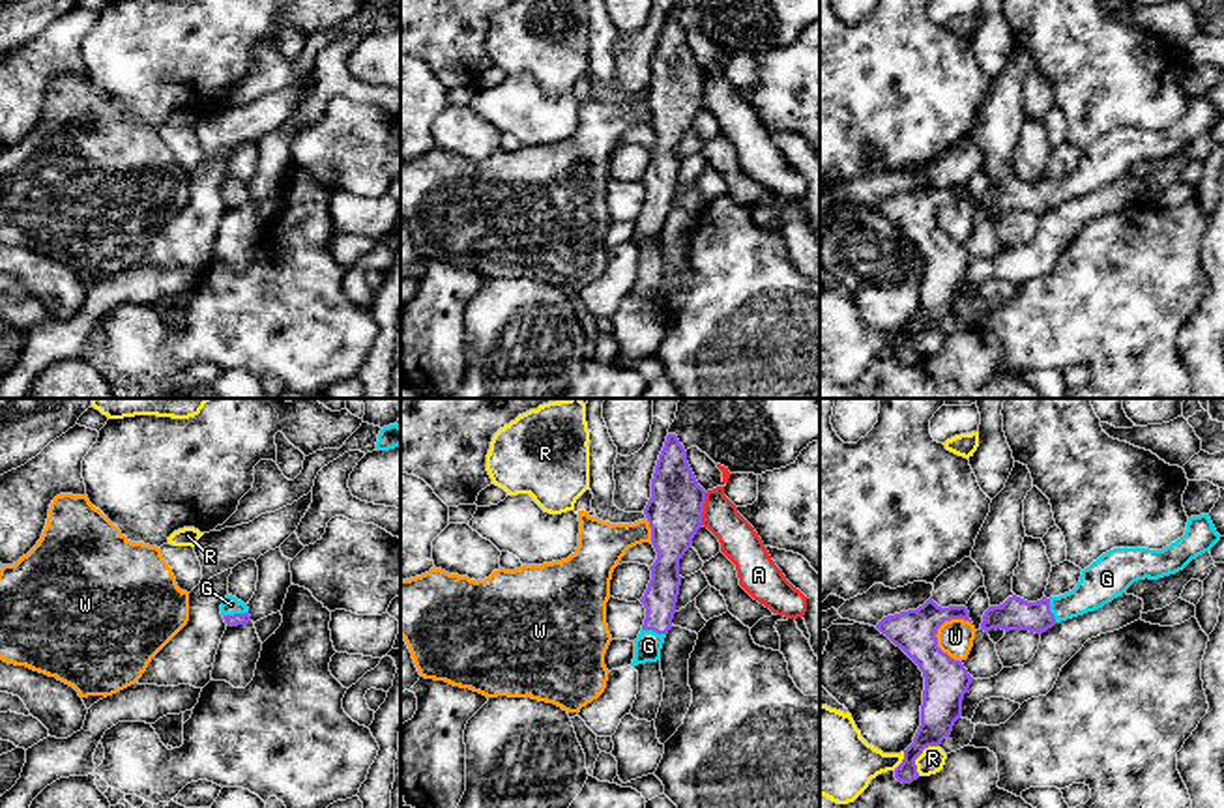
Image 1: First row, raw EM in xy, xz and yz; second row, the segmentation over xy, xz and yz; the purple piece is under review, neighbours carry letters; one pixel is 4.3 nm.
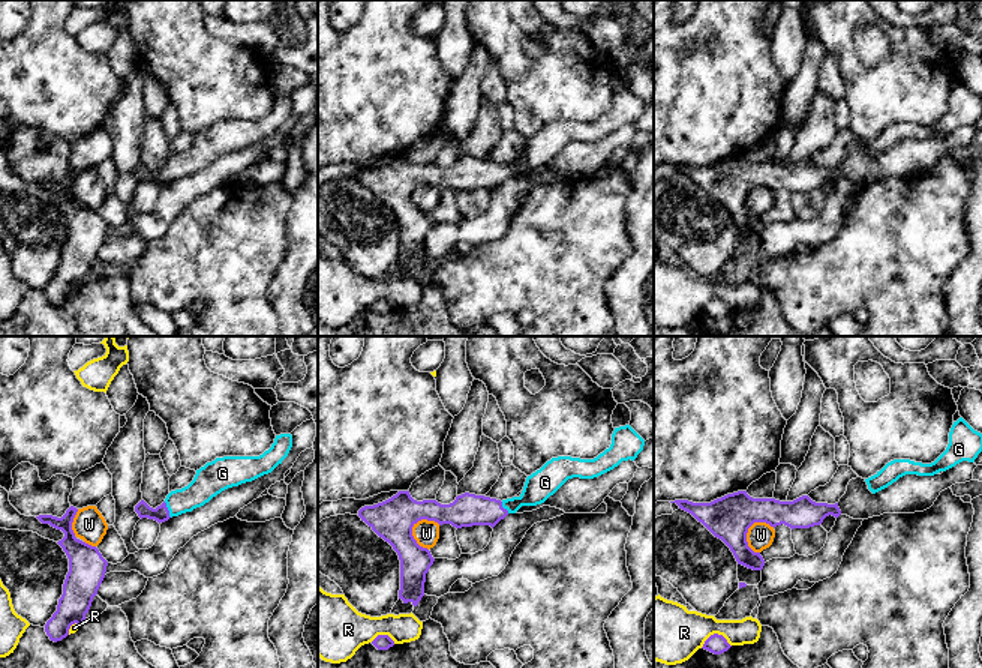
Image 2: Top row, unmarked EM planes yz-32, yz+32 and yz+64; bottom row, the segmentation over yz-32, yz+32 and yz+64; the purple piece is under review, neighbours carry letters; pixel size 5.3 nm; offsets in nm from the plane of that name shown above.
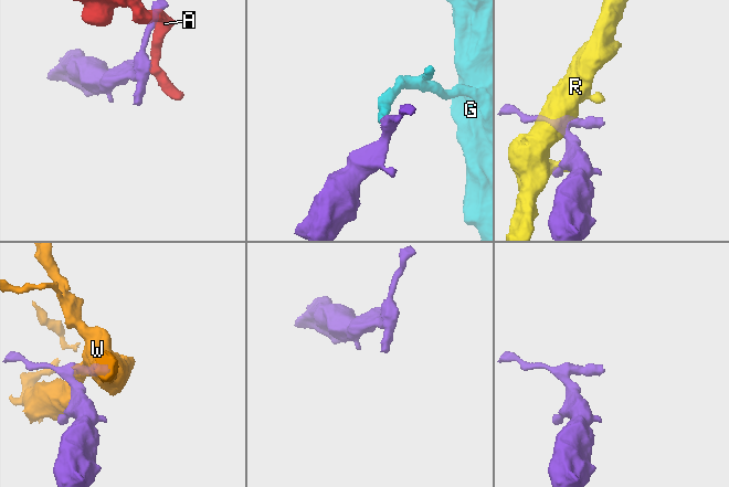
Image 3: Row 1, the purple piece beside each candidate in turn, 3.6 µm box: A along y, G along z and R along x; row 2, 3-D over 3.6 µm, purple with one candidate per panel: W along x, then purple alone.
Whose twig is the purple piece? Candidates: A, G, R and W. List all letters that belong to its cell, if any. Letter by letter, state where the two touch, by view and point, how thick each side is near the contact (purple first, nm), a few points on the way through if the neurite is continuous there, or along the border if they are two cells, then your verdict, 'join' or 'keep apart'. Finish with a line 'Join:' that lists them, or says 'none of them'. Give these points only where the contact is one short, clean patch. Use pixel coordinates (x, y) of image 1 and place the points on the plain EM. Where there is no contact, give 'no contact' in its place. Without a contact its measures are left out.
A: meets purple in xz at (702, 90); 240 nm thick on the purple side, 170 nm on the other; border along xz (706, 73), (700, 105); keep apart
G: meets purple in xy at (234, 195); 50 nm thick on the purple side, 80 nm on the other; runs through xy (234, 201), (234, 195), (231, 186); join
R: meets purple in yz at (919, 335); 180 nm thick on the purple side, 110 nm on the other; border along yz (938, 326), (929, 326), (916, 341), (918, 356); keep apart
W: meets purple in yz at (936, 223); 190 nm thick on the purple side, 150 nm on the other; border along yz (951, 199), (938, 210), (936, 225), (961, 244); keep apart
Join: G

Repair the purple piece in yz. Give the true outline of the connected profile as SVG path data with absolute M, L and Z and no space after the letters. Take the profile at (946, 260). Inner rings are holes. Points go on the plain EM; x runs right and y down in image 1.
M930 178L917 191L887 196L876 206L919 247L925 258L921 307L895 350L895 359L902 365L919 359L915 340L923 331L940 327L951 316L954 303L962 297L964 275L973 262L960 241L938 228L938 209L951 200L971 204L966 187L941 189Z

